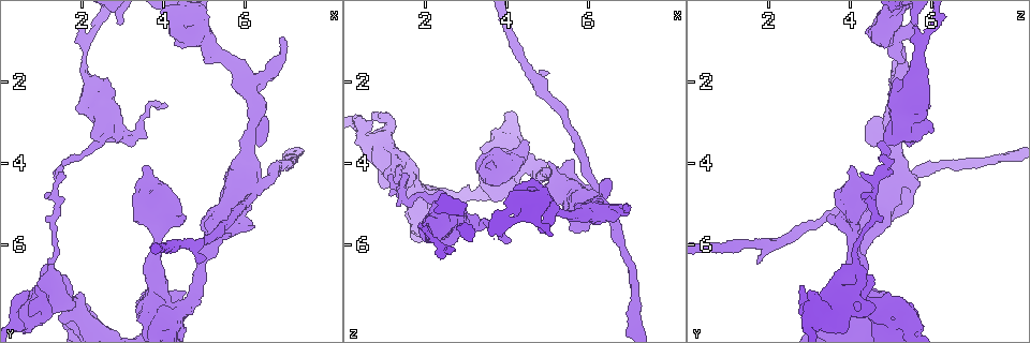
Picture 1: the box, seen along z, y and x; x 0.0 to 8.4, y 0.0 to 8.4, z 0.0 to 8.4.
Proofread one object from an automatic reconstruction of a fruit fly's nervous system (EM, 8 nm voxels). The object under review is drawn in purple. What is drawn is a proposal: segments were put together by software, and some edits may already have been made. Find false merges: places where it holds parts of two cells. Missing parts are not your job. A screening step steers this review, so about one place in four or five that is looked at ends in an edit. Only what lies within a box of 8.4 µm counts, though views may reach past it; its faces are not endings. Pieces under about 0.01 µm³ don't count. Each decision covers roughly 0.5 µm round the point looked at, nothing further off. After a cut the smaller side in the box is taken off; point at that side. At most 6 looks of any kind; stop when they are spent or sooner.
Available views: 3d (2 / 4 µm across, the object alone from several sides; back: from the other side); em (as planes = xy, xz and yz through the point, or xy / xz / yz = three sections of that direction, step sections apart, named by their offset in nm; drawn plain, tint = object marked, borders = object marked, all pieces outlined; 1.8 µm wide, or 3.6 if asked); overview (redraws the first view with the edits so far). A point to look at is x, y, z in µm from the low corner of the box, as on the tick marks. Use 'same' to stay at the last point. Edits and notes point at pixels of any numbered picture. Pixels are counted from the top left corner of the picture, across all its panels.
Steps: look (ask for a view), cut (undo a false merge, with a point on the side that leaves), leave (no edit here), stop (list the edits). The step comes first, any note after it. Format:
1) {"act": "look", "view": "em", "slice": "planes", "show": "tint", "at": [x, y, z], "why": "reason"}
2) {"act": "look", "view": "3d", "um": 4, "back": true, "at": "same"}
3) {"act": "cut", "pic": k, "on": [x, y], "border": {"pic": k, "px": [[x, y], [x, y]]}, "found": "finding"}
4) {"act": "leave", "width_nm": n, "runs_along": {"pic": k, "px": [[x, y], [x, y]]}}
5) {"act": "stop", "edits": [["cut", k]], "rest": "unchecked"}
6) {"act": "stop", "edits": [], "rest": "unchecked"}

{"act": "look", "view": "3d", "um": 4, "back": true, "at": [2.40, 3.50, 4.90], "why": "thick turns thin"}

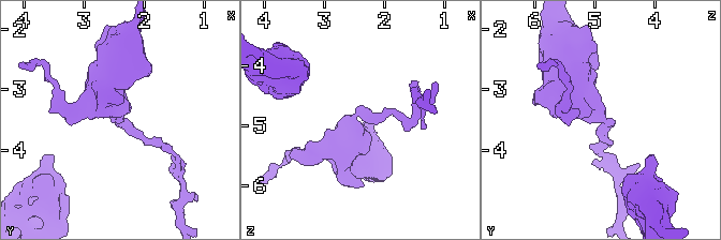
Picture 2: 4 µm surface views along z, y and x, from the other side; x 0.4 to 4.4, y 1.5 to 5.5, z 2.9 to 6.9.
{"act": "look", "view": "em", "slice": "planes", "show": "tint", "at": [2.40, 3.55, 4.85]}

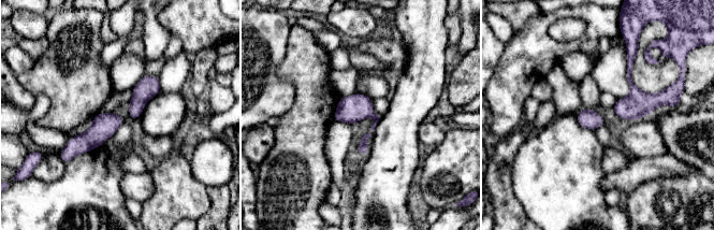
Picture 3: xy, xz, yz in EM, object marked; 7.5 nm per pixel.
{"act": "leave", "found": "one cell here"}

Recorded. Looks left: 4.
{"act": "look", "view": "em", "slice": "planes", "show": "tint", "at": [4.10, 4.75, 4.05], "why": "touches itself"}

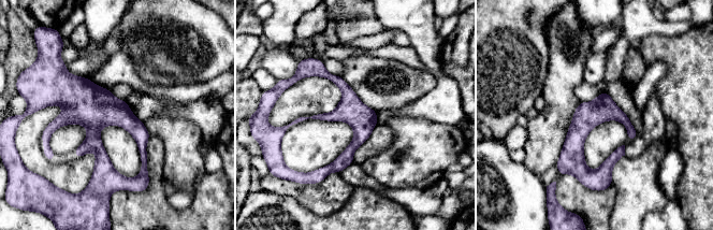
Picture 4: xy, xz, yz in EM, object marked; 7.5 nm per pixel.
{"act": "leave", "width_nm": 200, "found": "all the same cell"}

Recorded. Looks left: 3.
{"act": "look", "view": "3d", "um": 4, "at": [6.15, 4.75, 4.70]}

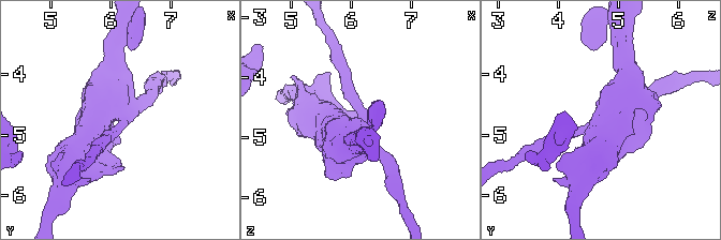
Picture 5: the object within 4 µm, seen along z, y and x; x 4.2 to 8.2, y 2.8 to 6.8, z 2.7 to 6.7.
{"act": "look", "view": "em", "um": 3.6, "slice": "planes", "show": "borders", "at": [6.10, 4.75, 4.75], "why": "need the tissue"}

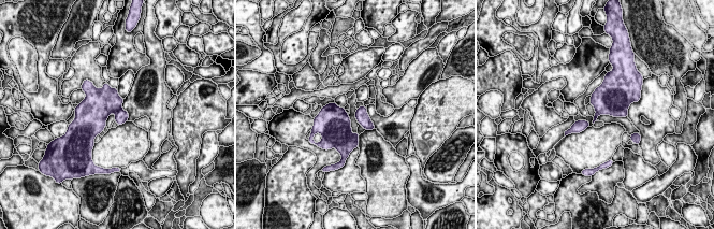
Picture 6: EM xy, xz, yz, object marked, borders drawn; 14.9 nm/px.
{"act": "leave", "found": "all the same cell"}

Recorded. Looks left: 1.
{"act": "stop", "edits": [], "rest": "unchecked"}

